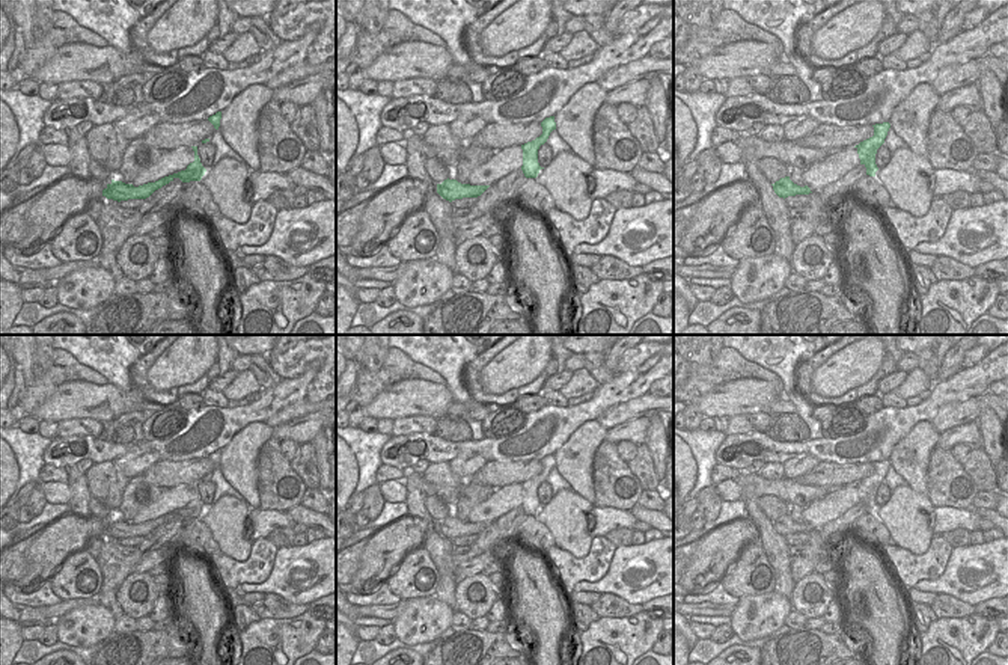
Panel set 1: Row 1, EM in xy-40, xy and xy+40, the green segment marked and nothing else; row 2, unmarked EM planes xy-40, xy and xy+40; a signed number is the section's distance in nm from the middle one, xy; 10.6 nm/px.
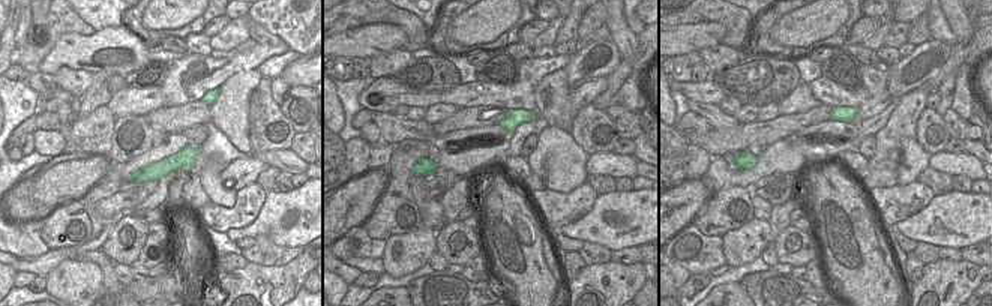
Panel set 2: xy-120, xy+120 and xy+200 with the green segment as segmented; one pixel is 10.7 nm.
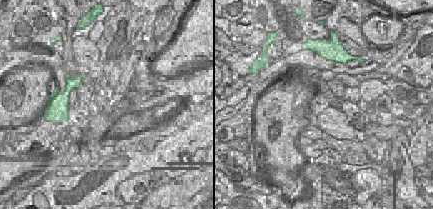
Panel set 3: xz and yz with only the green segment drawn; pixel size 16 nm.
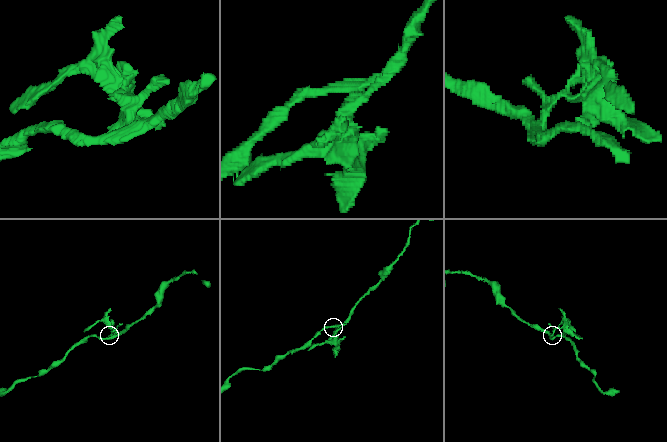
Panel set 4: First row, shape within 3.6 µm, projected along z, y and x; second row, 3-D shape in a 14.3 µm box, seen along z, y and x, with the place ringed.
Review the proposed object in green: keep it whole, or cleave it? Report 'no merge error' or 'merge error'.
merge error

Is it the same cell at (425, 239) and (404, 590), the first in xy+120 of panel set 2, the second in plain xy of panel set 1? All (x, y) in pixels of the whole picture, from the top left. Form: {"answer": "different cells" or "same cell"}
{"answer": "different cells"}

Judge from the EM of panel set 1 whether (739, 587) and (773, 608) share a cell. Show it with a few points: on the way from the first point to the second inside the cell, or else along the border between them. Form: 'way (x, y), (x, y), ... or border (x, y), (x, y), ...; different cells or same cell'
border (773, 591), (742, 596), (739, 599); different cells

